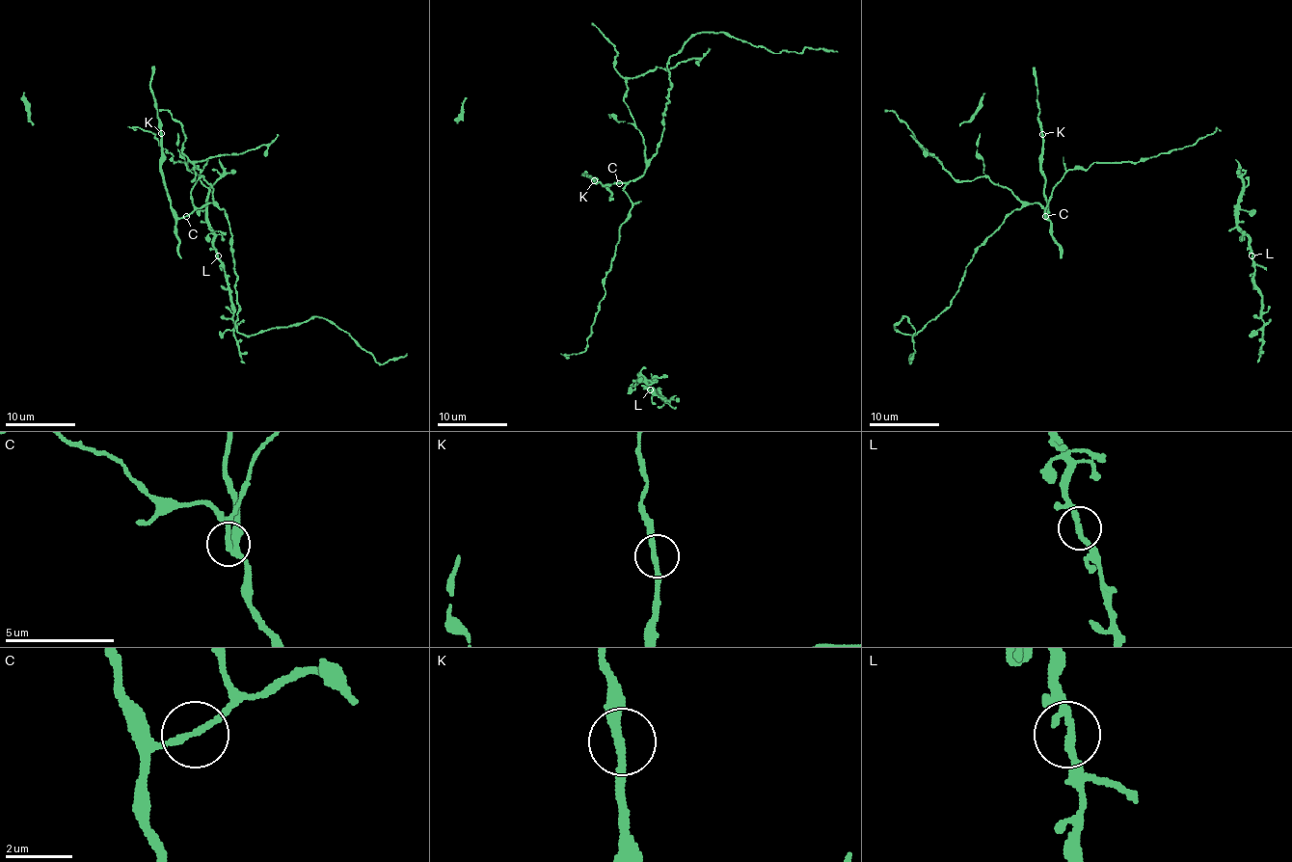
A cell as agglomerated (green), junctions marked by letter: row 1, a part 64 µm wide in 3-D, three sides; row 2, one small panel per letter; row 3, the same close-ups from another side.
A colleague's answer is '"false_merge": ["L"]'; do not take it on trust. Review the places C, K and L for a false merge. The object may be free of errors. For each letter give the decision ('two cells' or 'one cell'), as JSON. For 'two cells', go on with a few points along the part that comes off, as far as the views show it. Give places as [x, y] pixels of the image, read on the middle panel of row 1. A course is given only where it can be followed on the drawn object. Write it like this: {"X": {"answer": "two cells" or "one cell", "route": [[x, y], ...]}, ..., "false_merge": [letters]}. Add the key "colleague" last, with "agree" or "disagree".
{"C": {"answer": "one cell"}, "K": {"answer": "one cell"}, "L": {"answer": "one cell"}, "false_merge": [], "colleague": "disagree"}

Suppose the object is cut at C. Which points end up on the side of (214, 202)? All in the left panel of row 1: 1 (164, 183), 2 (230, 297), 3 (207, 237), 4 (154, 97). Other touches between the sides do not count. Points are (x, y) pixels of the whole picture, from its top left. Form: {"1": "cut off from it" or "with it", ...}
{"1": "cut off from it", "2": "cut off from it", "3": "cut off from it", "4": "cut off from it"}

